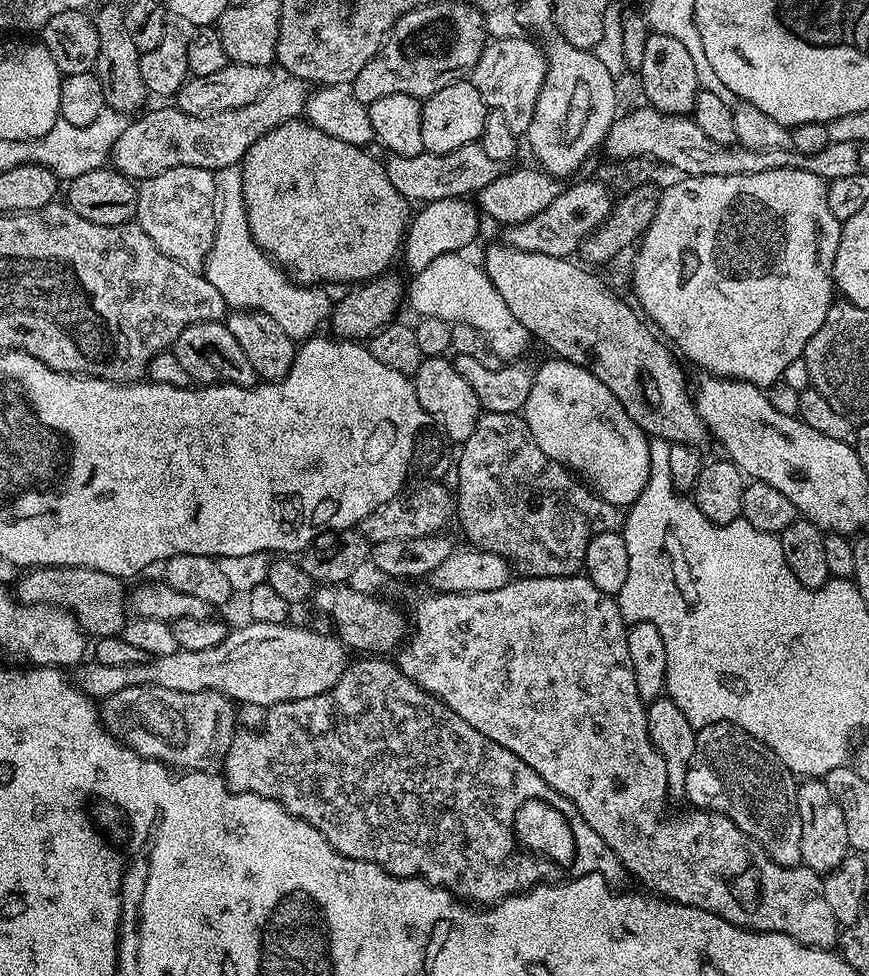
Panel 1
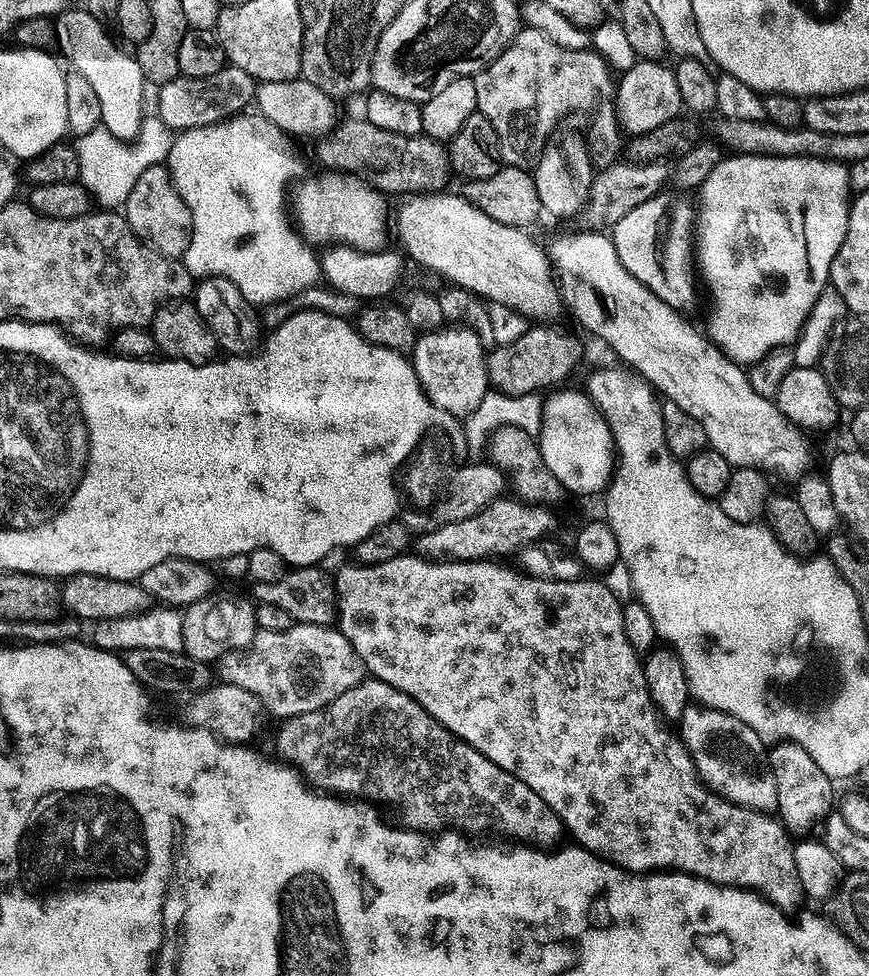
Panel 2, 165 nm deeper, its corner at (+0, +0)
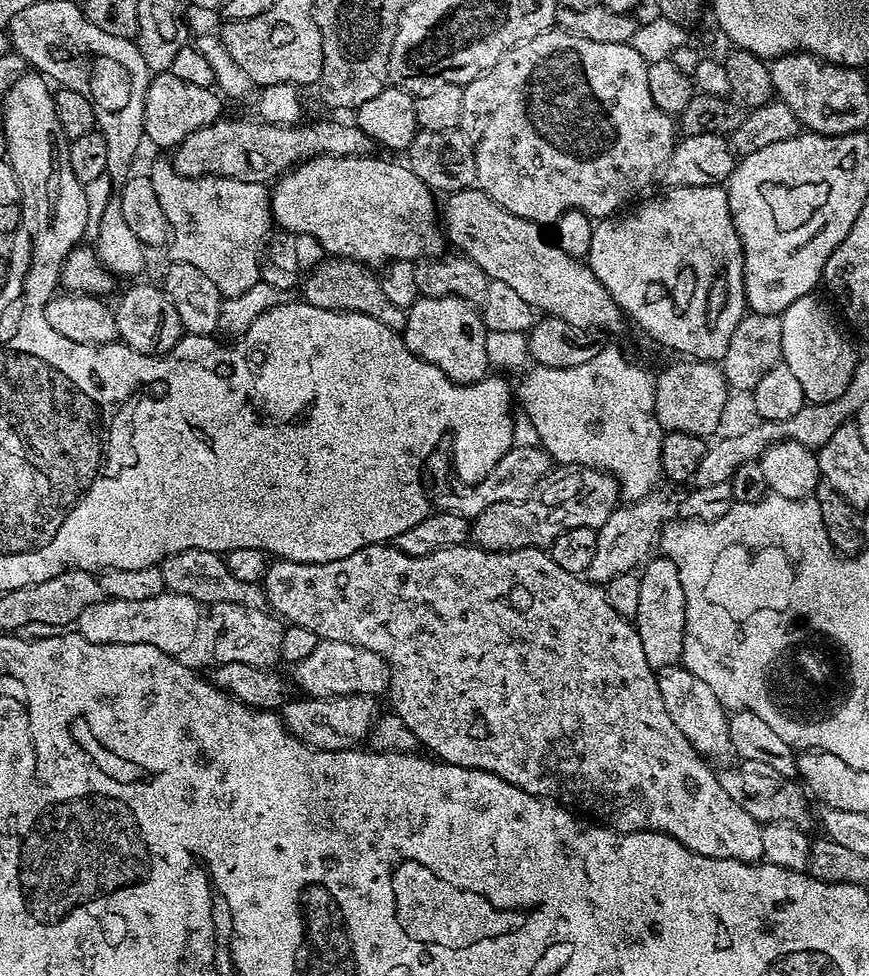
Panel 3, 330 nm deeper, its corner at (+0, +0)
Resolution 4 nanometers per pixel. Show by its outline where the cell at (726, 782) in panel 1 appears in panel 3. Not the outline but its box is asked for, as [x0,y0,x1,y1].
[659,666,733,762]

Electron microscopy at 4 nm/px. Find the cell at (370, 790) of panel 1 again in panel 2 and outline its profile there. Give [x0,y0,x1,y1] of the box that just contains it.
[276,678,562,846]

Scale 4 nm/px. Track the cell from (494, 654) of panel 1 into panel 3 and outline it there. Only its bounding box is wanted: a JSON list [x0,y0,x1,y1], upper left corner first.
[262,543,763,864]

